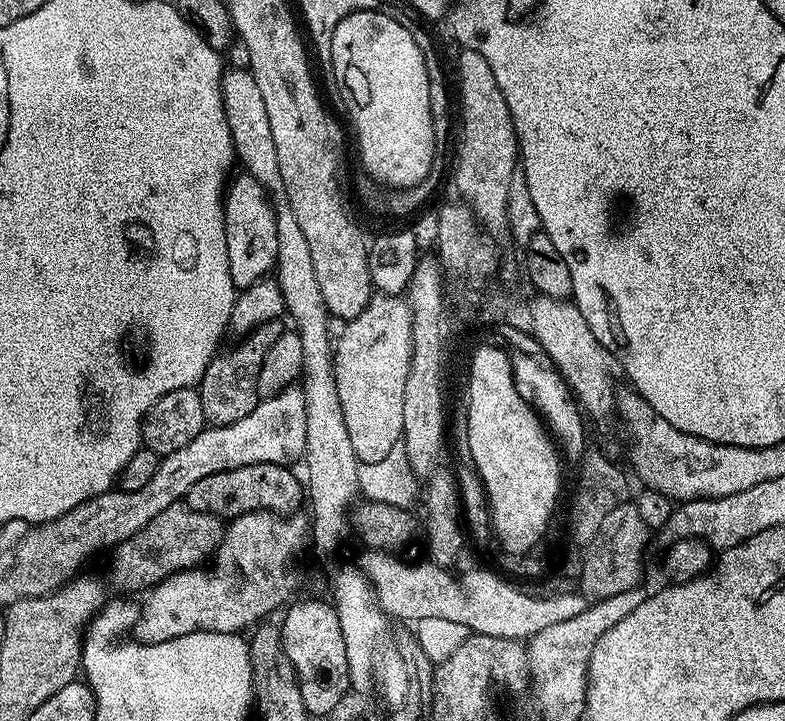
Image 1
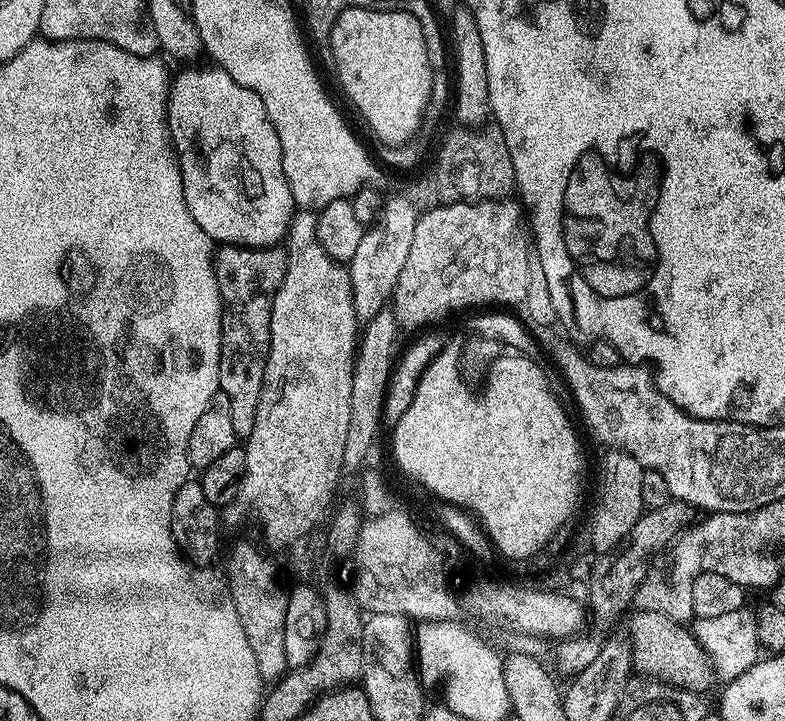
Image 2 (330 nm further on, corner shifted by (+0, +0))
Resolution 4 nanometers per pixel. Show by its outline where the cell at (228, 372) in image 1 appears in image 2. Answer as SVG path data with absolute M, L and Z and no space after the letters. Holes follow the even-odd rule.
M220 244L212 257L220 295L220 391L230 398L237 438L246 438L254 430L270 350L272 303L282 286L287 261L288 249L284 246L243 248L241 244Z

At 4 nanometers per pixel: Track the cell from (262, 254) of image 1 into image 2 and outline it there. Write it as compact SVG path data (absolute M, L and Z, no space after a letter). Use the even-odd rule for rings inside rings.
M207 66L208 68L184 68L180 73L171 77L168 86L168 134L172 137L172 146L176 153L176 163L180 165L180 178L182 180L182 194L186 200L186 206L206 230L206 234L214 242L220 244L241 244L243 248L271 248L279 245L288 235L288 227L294 213L297 211L294 198L290 194L290 186L286 182L286 174L282 170L282 146L278 142L278 134L266 114L266 106L262 106L262 98L258 98L255 90L246 90L230 74L226 74L221 68Z

